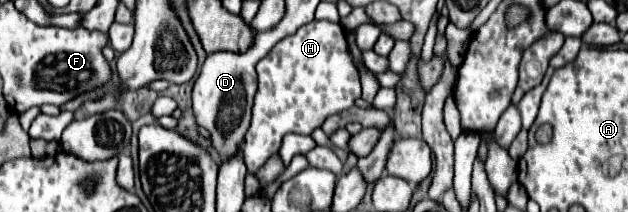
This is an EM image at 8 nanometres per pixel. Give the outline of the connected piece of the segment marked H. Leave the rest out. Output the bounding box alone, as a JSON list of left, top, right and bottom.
[244,19,360,173]

